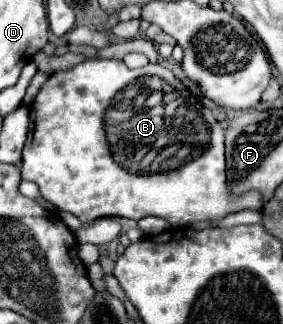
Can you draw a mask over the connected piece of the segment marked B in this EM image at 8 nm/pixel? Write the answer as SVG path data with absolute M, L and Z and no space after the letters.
M88 59L68 71L60 71L48 77L40 93L36 95L32 107L32 133L30 133L30 143L24 145L22 151L22 179L32 181L40 187L40 195L56 205L62 211L68 211L76 215L82 223L92 223L94 219L100 217L126 217L126 219L142 219L148 215L162 217L166 219L172 227L188 227L196 221L208 221L208 219L220 219L228 213L242 211L242 209L262 209L262 197L260 193L244 193L242 197L232 197L228 195L226 189L226 163L224 163L224 129L220 123L214 119L212 111L206 109L174 75L170 69L162 65L148 63L146 67L140 69L128 69L122 61L116 59Z

